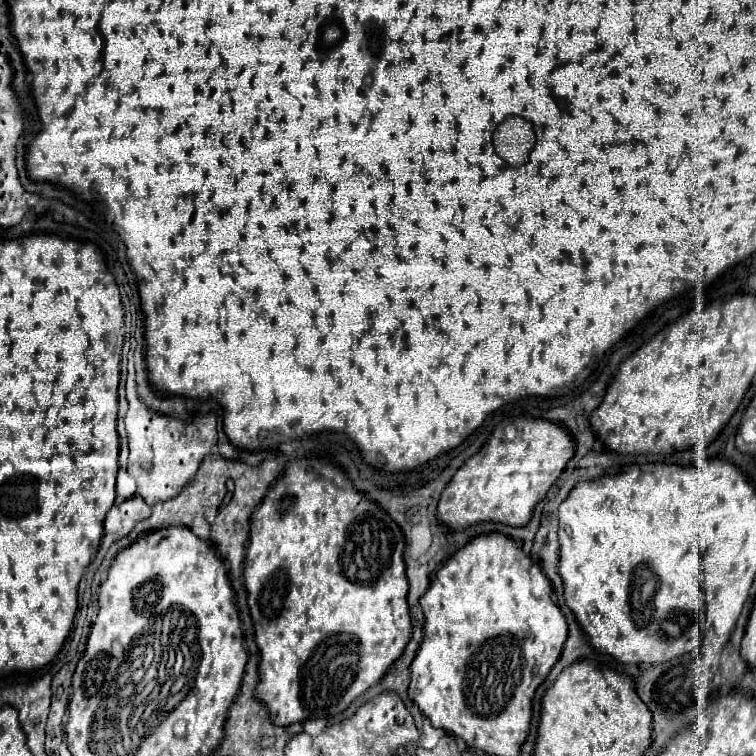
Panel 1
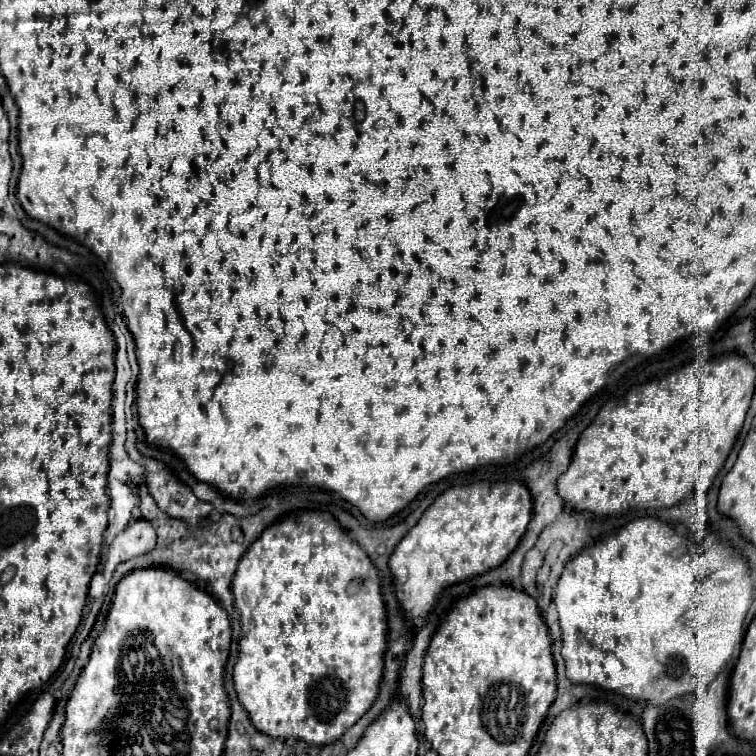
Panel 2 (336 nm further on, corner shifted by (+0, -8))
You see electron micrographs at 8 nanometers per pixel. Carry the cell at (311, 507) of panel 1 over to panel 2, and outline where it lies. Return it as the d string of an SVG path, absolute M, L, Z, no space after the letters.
M301 512L295 516L287 516L277 520L251 548L245 552L243 560L239 562L239 568L231 582L231 592L235 598L235 608L239 610L241 620L241 640L239 640L239 658L233 668L233 684L239 702L249 712L251 724L271 738L281 740L303 740L307 744L323 746L331 744L337 738L343 736L347 728L351 728L375 702L375 696L379 692L379 680L383 674L383 654L387 650L387 624L385 624L385 604L381 598L381 578L377 574L377 568L369 560L369 556L363 552L363 548L353 542L345 530L337 524L337 520L327 512Z

